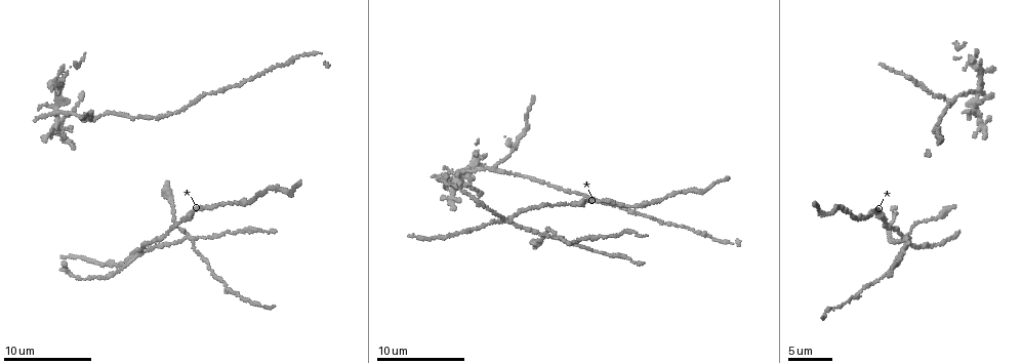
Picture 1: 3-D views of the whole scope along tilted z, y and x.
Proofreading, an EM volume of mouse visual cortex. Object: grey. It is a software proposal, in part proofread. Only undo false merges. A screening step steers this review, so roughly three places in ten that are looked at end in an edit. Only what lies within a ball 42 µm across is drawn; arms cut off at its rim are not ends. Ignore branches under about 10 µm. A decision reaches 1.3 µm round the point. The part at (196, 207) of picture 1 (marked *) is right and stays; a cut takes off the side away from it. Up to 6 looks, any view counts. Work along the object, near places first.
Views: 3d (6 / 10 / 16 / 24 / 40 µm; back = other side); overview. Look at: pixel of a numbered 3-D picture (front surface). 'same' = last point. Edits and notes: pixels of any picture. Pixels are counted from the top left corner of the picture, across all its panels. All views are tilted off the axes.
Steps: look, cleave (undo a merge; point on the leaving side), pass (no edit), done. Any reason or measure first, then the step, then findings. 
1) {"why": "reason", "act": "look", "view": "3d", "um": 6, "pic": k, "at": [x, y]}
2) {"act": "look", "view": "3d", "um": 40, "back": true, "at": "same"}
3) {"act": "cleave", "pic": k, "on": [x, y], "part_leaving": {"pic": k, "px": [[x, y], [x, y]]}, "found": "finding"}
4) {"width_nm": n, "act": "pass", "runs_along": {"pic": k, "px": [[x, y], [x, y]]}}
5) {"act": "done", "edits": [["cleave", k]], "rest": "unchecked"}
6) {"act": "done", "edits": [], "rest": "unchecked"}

{"why": "three arms meet", "act": "look", "view": "3d", "um": 10, "pic": 1, "at": [906, 245]}

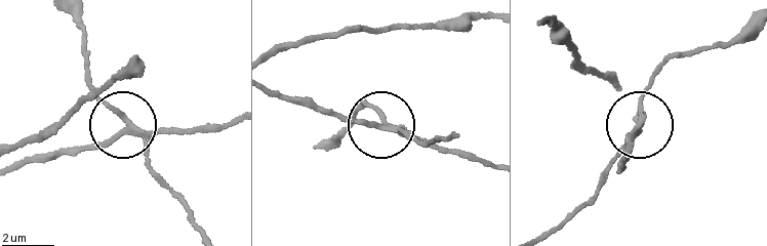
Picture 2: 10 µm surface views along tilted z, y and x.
{"act": "look", "view": "3d", "um": 10, "back": true, "pic": 2, "at": [126, 119]}

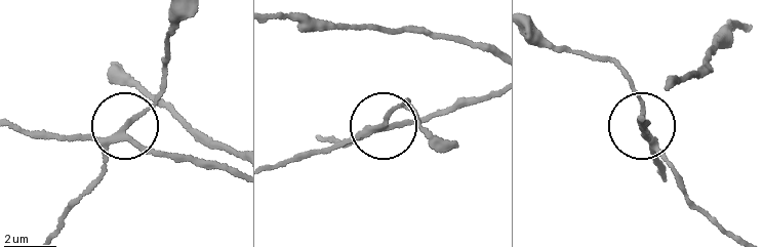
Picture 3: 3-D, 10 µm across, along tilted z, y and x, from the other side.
{"width_nm": 160, "act": "cleave", "pic": 3, "on": [145, 112], "found": "two neurons meet here"}

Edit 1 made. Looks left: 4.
{"why": "four arms meet", "act": "look", "view": "3d", "um": 6, "pic": 1, "at": [144, 253]}

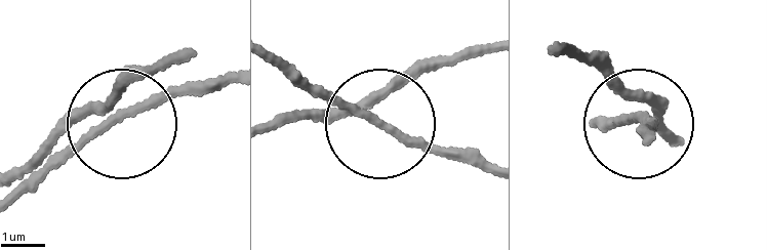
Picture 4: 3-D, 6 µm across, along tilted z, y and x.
{"act": "look", "view": "3d", "um": 6, "back": true, "pic": 4, "at": [379, 120]}

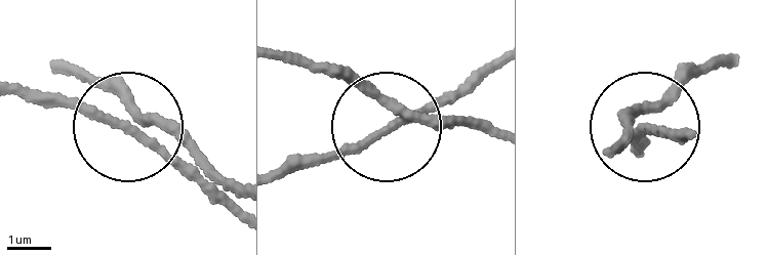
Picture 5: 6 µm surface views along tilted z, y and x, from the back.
{"act": "pass", "runs_along": {"pic": 5, "px": [[87, 75], [112, 91], [130, 126], [157, 128], [229, 182]]}, "found": "continuous, no second neuron"}

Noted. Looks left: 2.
{"why": "thick turns thin", "act": "look", "view": "3d", "um": 6, "pic": 1, "at": [182, 220]}

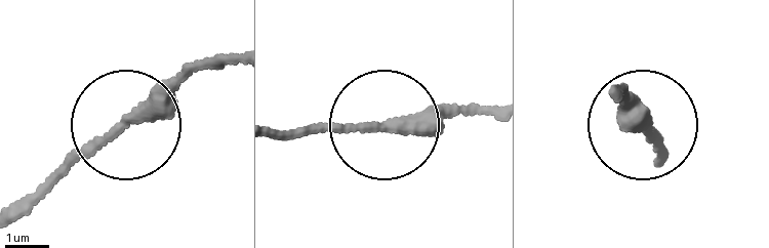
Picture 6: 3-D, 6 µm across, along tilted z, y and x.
{"act": "look", "view": "3d", "um": 6, "back": true, "pic": 6, "at": [379, 126]}

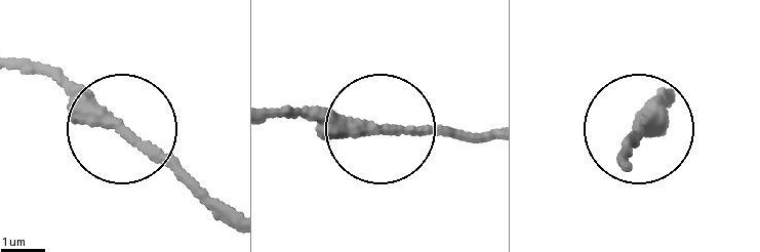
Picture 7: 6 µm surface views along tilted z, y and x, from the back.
{"act": "pass", "runs_along": {"pic": 7, "px": [[279, 112], [354, 130], [479, 135]]}, "found": "all the same neuron"}

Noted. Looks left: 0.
{"act": "done", "edits": [["cleave", 3]], "rest": "unchecked"}

